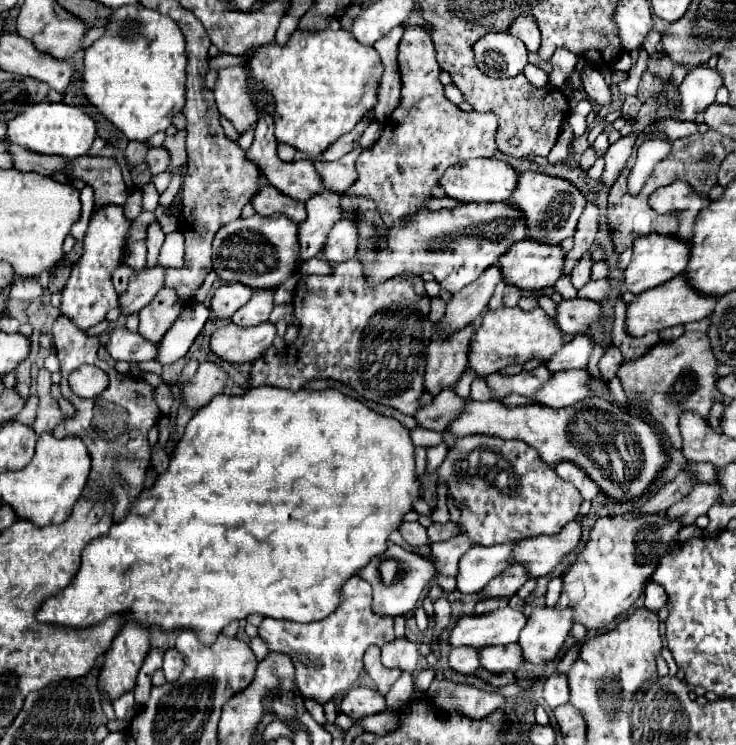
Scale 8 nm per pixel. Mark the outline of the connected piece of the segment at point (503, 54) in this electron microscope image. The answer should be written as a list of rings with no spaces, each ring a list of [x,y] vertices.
[[[486,34],[474,44],[476,66],[492,78],[518,76],[528,64],[528,50],[522,40],[504,34]]]

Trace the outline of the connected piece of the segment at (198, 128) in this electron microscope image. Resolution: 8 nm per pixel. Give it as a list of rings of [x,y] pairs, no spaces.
[[[180,24],[188,48],[188,104],[184,106],[184,116],[188,120],[188,164],[182,182],[182,218],[180,230],[186,236],[186,262],[182,270],[168,270],[166,286],[174,288],[180,300],[188,302],[194,298],[196,288],[212,272],[212,240],[214,234],[228,222],[240,218],[242,206],[256,194],[258,166],[246,156],[236,142],[230,142],[220,126],[220,112],[214,102],[214,92],[204,86],[204,76],[208,72],[208,34],[202,24]]]

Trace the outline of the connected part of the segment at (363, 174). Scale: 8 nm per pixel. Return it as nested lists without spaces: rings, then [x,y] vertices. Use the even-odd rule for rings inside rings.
[[[406,26],[404,36],[398,44],[398,68],[402,76],[402,102],[392,112],[390,122],[394,126],[384,126],[378,142],[366,150],[356,160],[356,182],[344,192],[352,198],[370,198],[384,222],[384,230],[374,226],[376,236],[388,236],[392,226],[396,222],[408,222],[410,216],[414,216],[418,210],[426,208],[426,202],[432,200],[432,188],[438,186],[444,172],[470,158],[486,158],[494,156],[498,152],[498,146],[494,142],[494,134],[498,128],[498,120],[492,114],[466,114],[462,112],[454,102],[450,102],[444,94],[444,84],[440,82],[440,66],[436,60],[436,48],[430,36],[428,26]]]

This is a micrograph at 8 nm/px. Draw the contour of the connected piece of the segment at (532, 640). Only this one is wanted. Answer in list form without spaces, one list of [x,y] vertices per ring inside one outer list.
[[[542,606],[532,612],[518,640],[528,662],[540,664],[558,656],[574,624],[572,612],[572,608],[562,610],[556,606]]]

